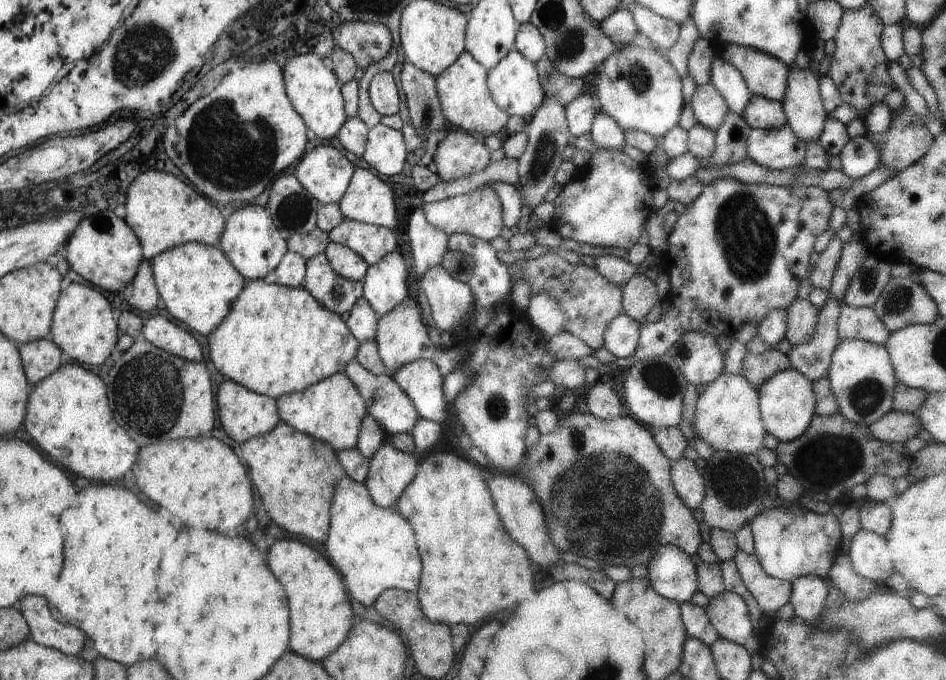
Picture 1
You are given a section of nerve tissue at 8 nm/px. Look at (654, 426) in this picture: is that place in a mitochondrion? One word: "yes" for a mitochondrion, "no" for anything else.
no

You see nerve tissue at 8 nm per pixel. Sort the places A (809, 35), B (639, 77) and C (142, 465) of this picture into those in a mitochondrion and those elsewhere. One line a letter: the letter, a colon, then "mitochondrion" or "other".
A: other
B: mitochondrion
C: other

